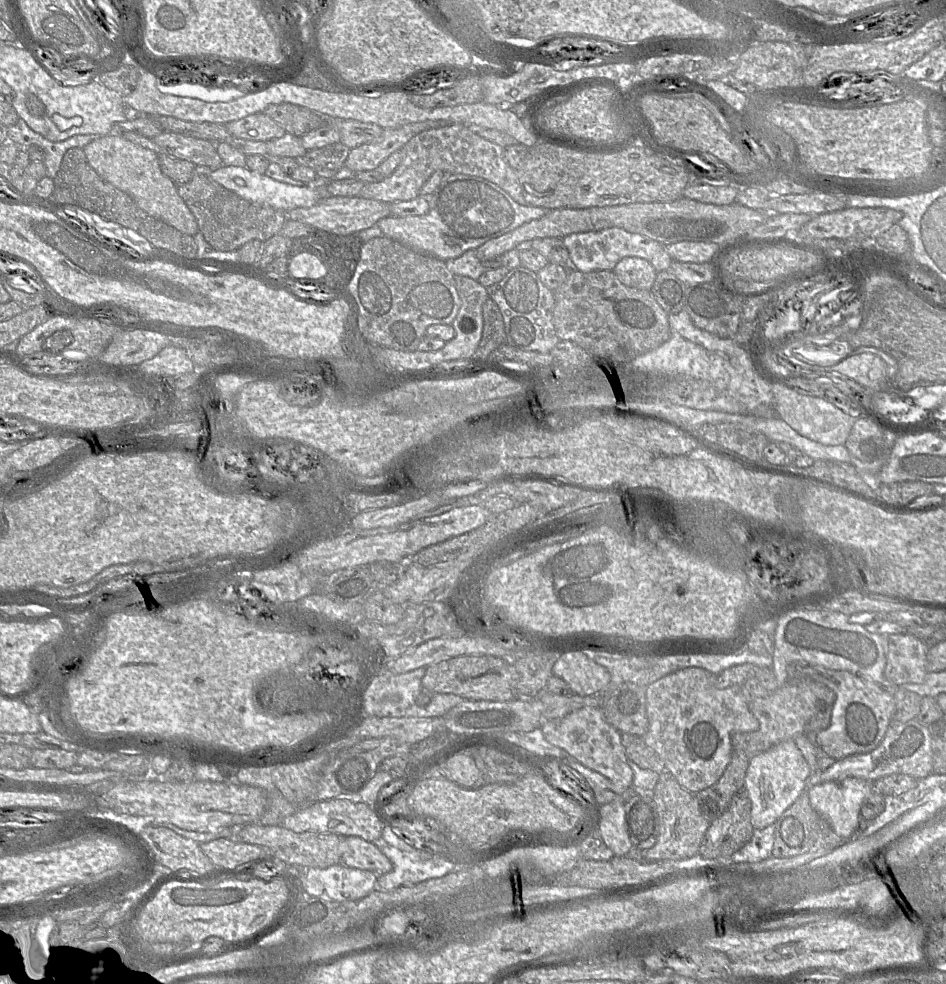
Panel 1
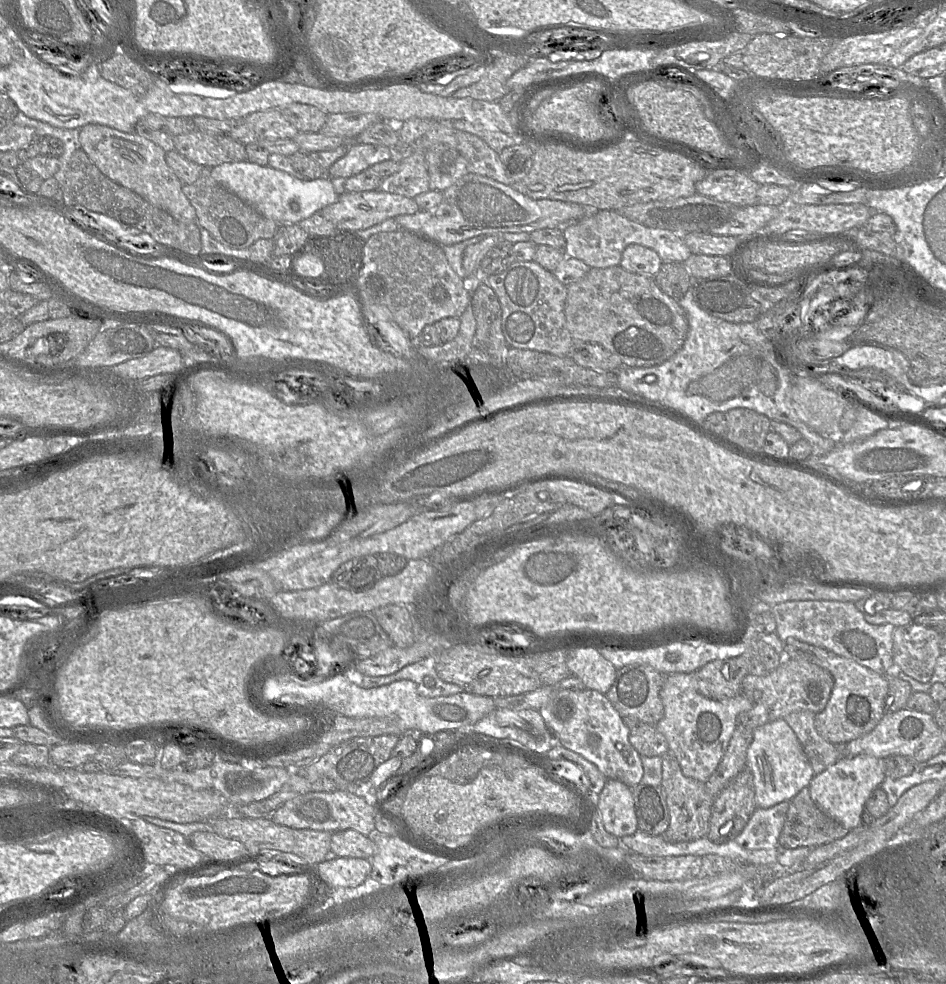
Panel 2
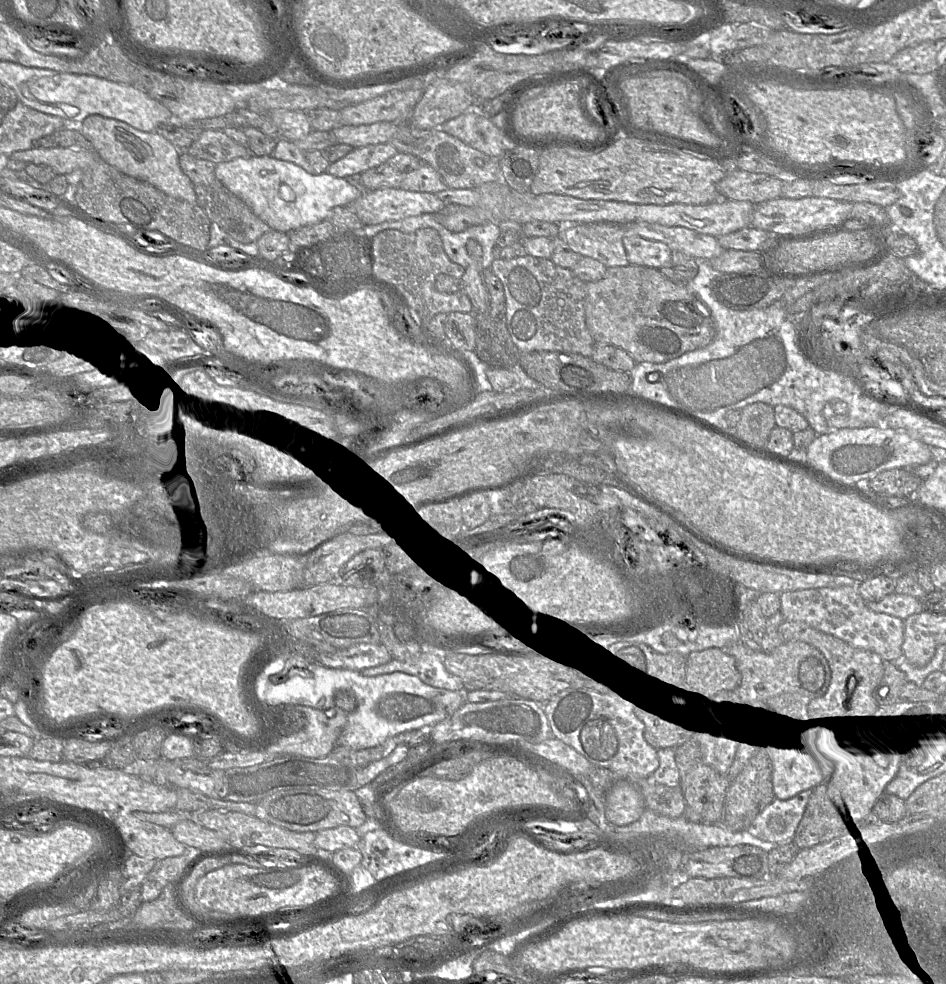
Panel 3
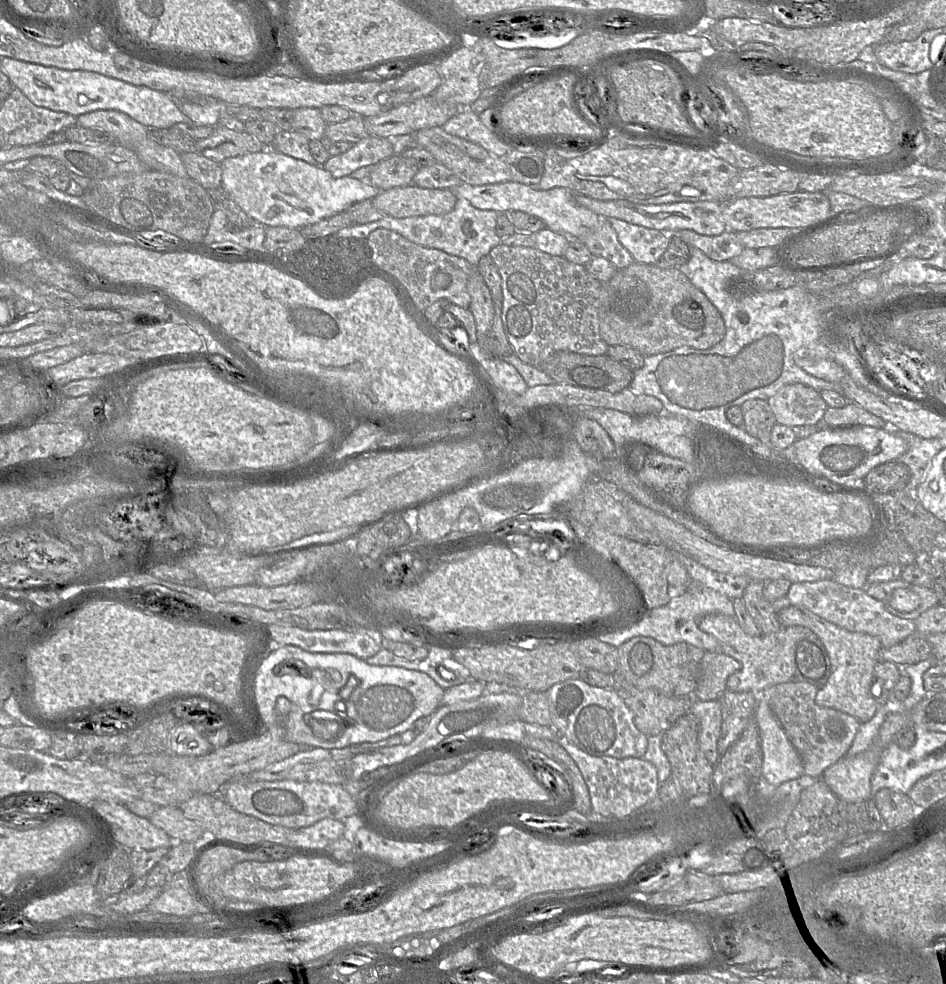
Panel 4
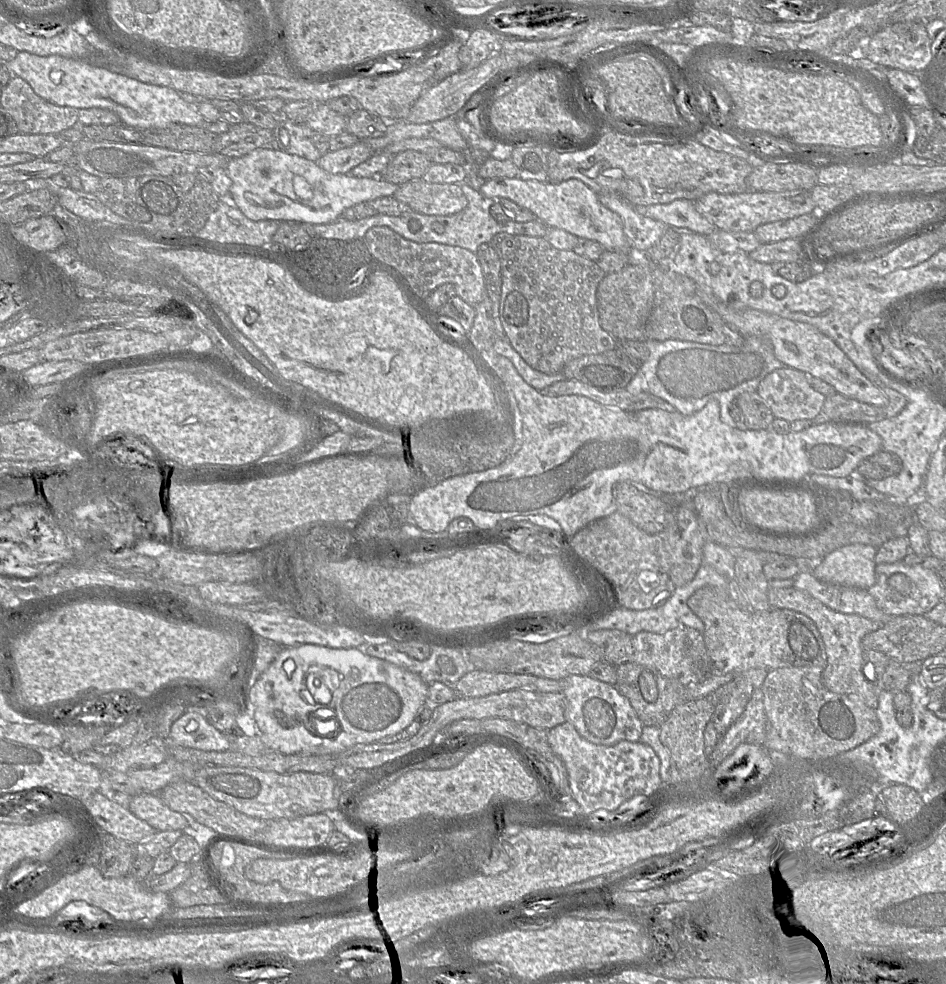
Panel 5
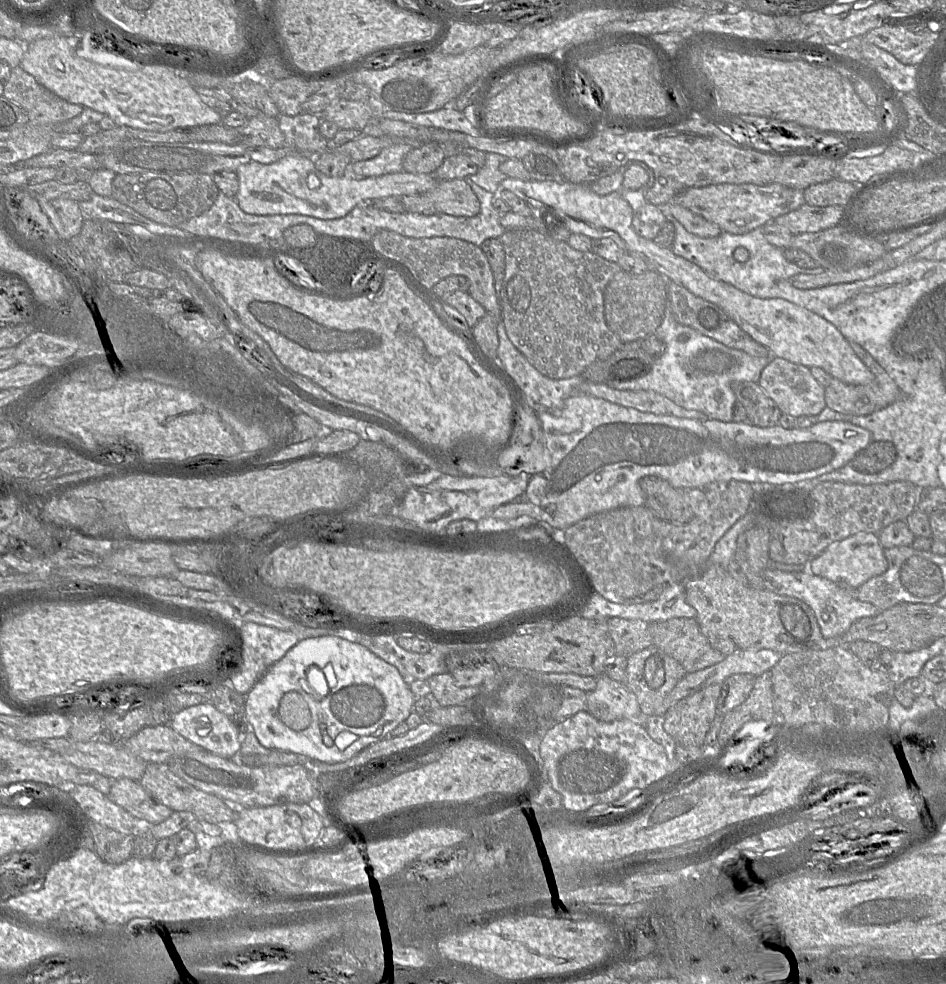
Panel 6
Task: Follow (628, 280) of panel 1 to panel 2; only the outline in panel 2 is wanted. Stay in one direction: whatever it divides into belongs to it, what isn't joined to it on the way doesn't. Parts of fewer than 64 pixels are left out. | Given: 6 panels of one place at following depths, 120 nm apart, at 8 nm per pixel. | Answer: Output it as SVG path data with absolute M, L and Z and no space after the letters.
M631 244L624 249L619 266L628 272L654 278L661 265L662 261L654 250Z

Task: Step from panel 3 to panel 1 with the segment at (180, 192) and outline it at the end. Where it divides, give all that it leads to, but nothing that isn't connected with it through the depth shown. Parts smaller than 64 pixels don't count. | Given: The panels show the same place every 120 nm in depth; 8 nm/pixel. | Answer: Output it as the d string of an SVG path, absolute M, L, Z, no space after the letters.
M109 134L95 138L83 151L93 170L103 180L128 194L145 213L184 234L197 234L197 221L178 194L178 186L162 173L157 153L124 139L122 135Z

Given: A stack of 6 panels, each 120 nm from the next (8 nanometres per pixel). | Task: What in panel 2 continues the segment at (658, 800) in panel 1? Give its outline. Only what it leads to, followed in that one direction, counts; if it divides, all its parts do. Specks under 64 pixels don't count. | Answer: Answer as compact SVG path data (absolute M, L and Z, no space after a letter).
M668 749L662 756L661 788L669 811L669 825L663 836L669 842L687 842L705 837L709 830L711 807L714 798L705 788L705 783L689 778L682 773L675 755Z

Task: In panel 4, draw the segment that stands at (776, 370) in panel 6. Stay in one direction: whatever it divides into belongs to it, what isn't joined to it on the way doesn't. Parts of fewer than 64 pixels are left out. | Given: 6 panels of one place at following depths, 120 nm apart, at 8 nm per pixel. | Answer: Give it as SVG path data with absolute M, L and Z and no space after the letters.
M787 384L768 400L776 423L789 427L816 425L828 408L820 393L801 384Z

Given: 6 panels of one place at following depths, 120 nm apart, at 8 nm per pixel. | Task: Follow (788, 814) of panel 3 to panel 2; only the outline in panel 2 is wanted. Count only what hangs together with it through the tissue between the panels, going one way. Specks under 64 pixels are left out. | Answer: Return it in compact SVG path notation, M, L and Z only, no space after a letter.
M790 801L770 808L756 808L743 831L735 841L748 850L773 849L778 845Z

